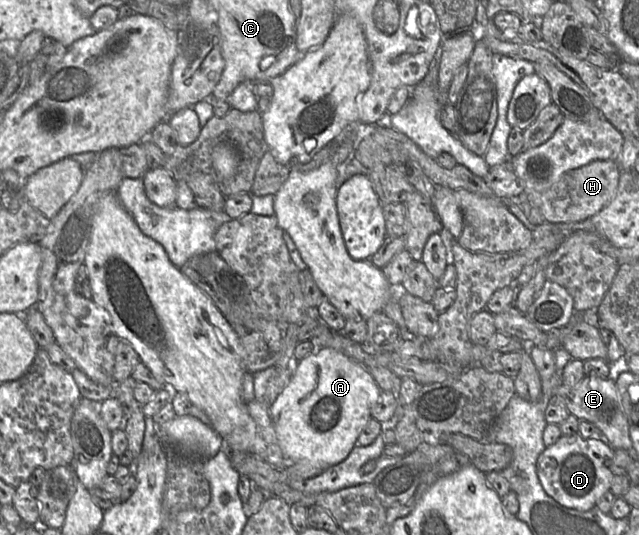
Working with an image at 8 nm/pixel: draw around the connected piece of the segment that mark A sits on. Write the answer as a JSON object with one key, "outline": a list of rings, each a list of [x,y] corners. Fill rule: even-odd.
{"outline":[[[321,348],[317,353],[312,353],[305,358],[299,360],[294,366],[294,372],[291,376],[289,383],[280,392],[277,398],[270,406],[270,416],[272,418],[274,430],[276,433],[277,441],[280,449],[286,459],[287,463],[297,463],[300,461],[308,461],[316,468],[326,470],[327,468],[334,466],[343,461],[354,448],[357,443],[357,439],[360,433],[363,431],[368,421],[372,417],[371,410],[377,403],[381,394],[381,390],[372,378],[370,372],[359,362],[353,360],[350,357],[345,356],[341,352],[336,351],[332,348]]]}

